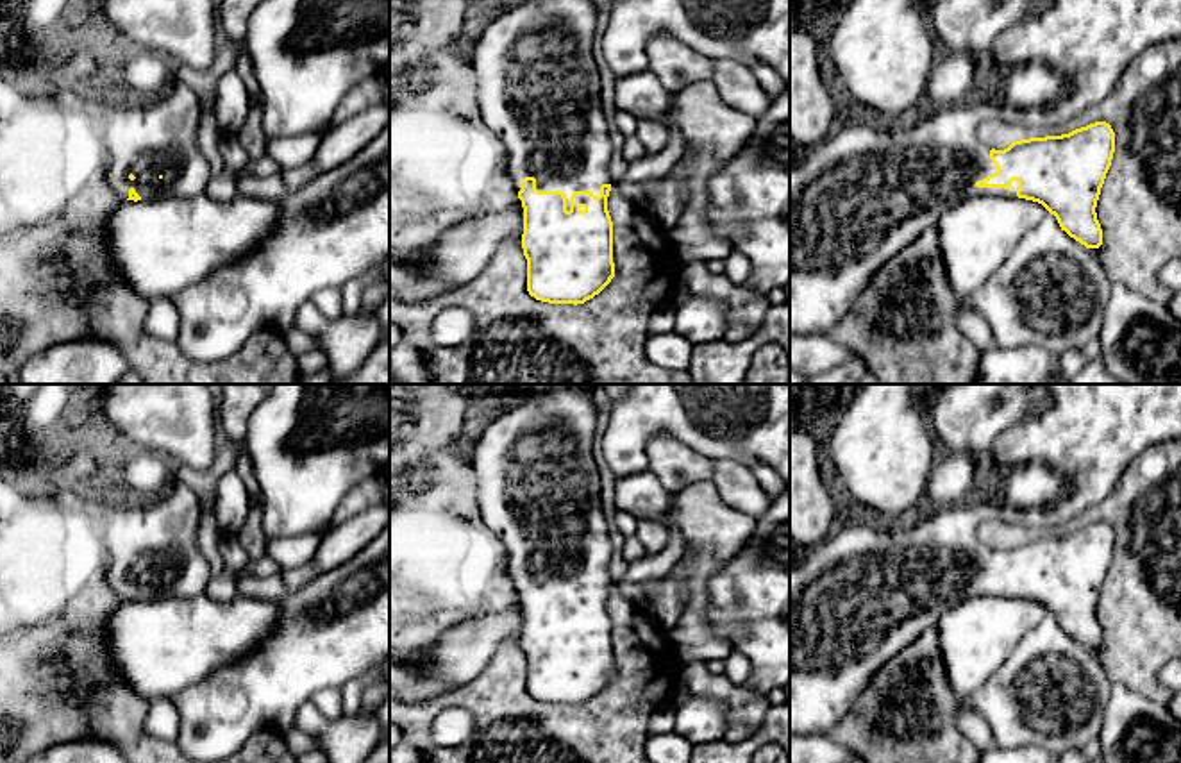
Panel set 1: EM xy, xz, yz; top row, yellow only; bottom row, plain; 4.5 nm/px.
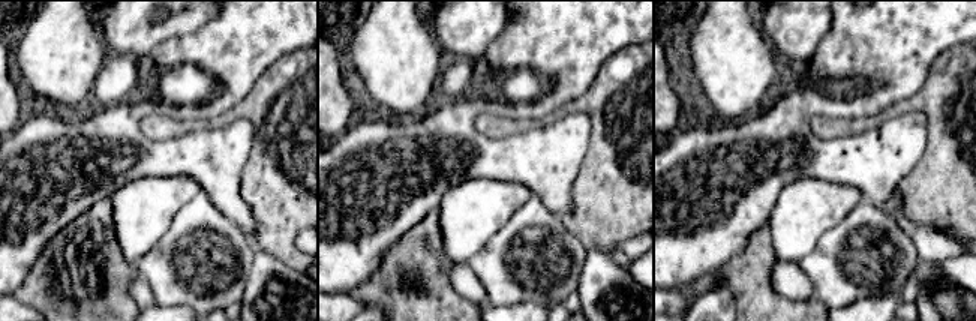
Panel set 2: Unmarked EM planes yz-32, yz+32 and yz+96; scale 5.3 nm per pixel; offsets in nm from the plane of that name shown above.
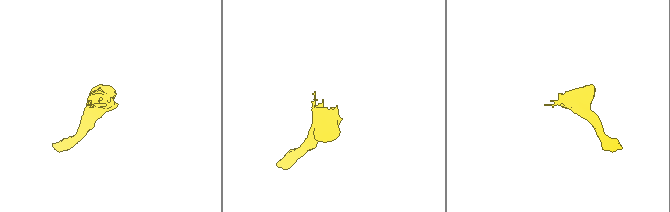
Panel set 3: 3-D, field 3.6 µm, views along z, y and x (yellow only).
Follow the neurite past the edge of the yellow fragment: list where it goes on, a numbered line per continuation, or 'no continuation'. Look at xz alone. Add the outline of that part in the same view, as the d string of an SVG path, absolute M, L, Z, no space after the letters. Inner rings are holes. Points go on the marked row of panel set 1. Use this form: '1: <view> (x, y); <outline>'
1: xz (538, 90); M520 0L475 32L470 59L477 73L475 102L482 123L498 136L507 152L507 172L515 189L522 189L525 177L534 177L538 191L565 193L566 211L574 191L591 191L599 197L602 184L615 182L609 172L609 123L600 105L599 70L591 55L597 16L593 0Z

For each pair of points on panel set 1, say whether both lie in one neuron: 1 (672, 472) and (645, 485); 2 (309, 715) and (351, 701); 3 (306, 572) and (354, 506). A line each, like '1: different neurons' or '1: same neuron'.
1: different neurons
2: different neurons
3: different neurons

